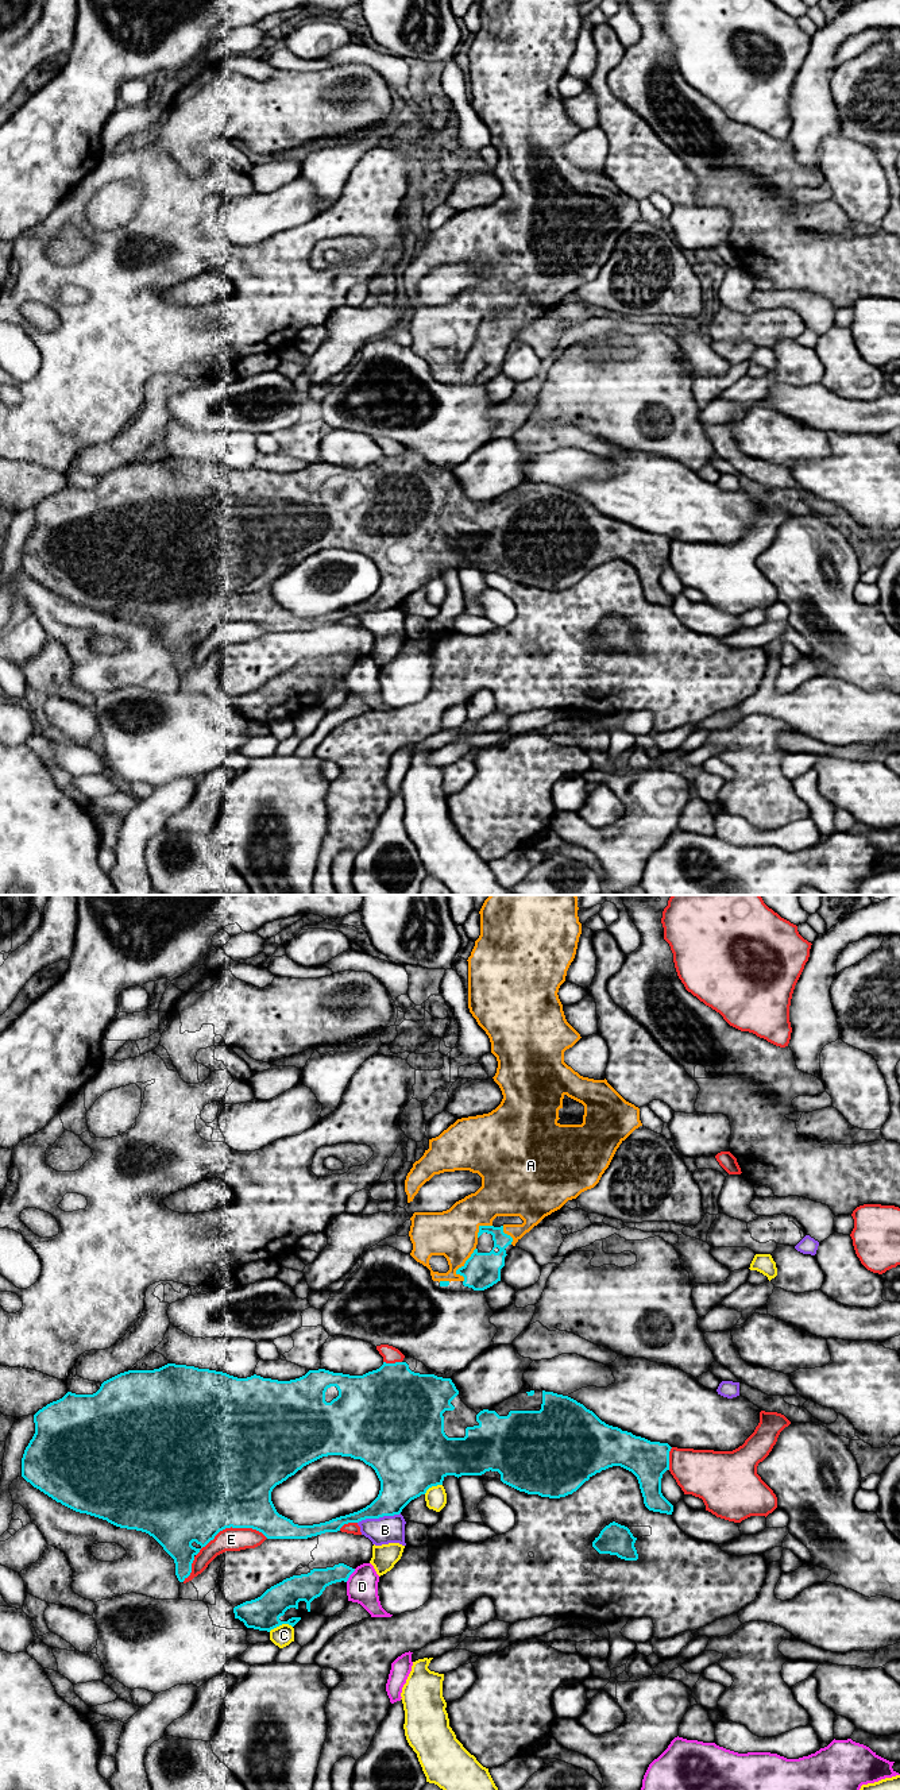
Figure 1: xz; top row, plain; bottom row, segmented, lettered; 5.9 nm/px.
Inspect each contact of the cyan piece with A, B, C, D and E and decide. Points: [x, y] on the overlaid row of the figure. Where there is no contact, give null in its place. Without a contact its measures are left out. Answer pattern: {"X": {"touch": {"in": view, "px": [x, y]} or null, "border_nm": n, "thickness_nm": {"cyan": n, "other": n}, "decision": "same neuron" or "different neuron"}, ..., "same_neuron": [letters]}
{"A": {"touch": {"in": "xz", "px": [462, 1266]}, "border_nm": 220, "thickness_nm": {"cyan": 220, "other": 280}, "decision": "same neuron"}, "B": {"touch": {"in": "xz", "px": [378, 1517]}, "border_nm": 260, "thickness_nm": {"cyan": 240, "other": 160}, "decision": "different neuron"}, "C": {"touch": {"in": "xz", "px": [279, 1624]}, "border_nm": 150, "thickness_nm": {"cyan": 200, "other": 120}, "decision": "different neuron"}, "D": {"touch": {"in": "xz", "px": [350, 1574]}, "border_nm": 100, "thickness_nm": {"cyan": 150, "other": 190}, "decision": "different neuron"}, "E": {"touch": {"in": "xz", "px": [217, 1532]}, "border_nm": 550, "thickness_nm": {"cyan": 500, "other": 140}, "decision": "different neuron"}, "same_neuron": ["A"]}

